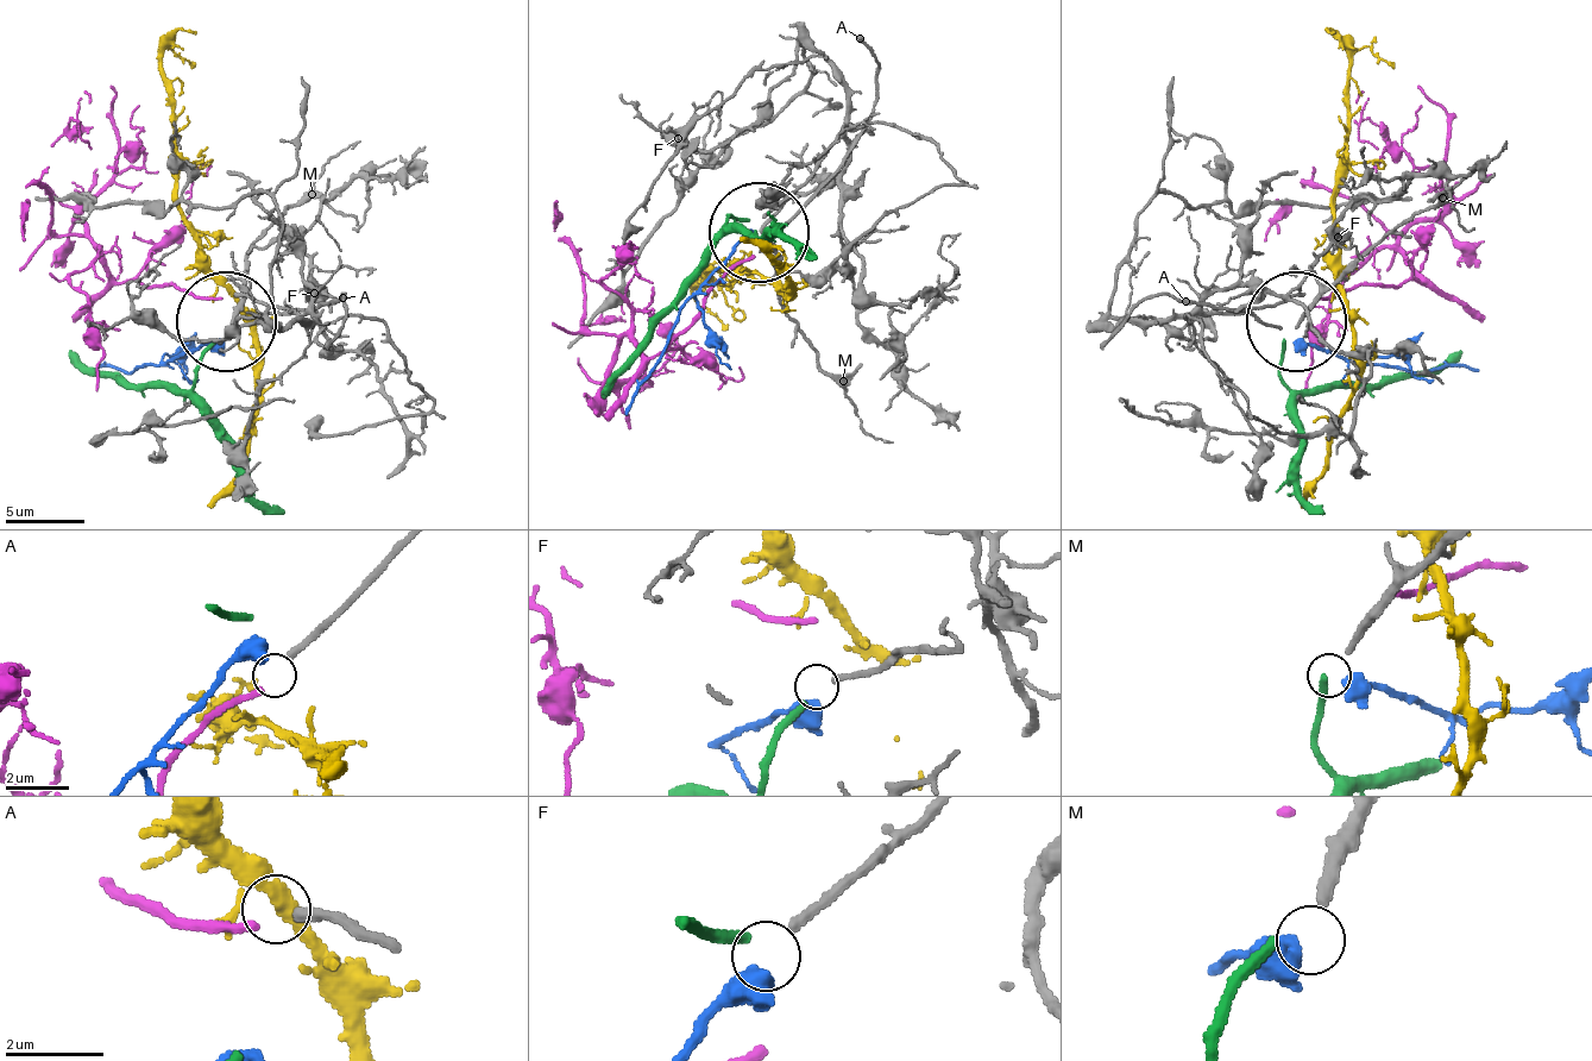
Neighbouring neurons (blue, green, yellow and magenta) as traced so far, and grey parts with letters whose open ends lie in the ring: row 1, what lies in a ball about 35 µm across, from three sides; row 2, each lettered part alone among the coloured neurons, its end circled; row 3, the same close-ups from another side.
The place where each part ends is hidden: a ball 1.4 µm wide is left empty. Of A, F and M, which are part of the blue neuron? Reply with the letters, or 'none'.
F

